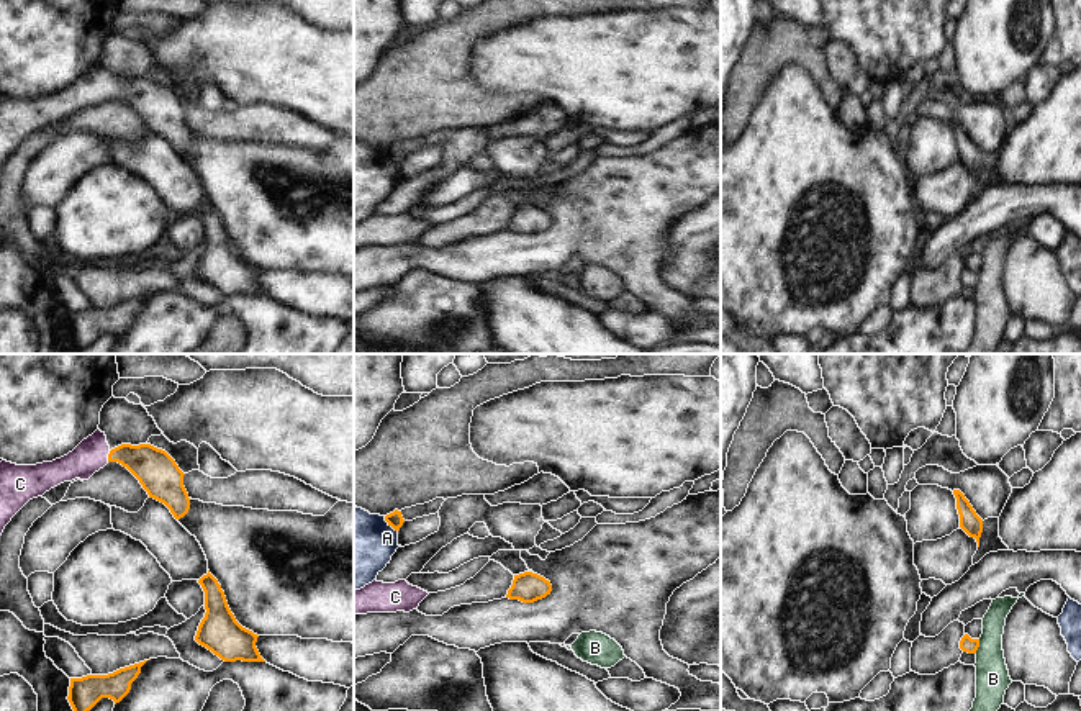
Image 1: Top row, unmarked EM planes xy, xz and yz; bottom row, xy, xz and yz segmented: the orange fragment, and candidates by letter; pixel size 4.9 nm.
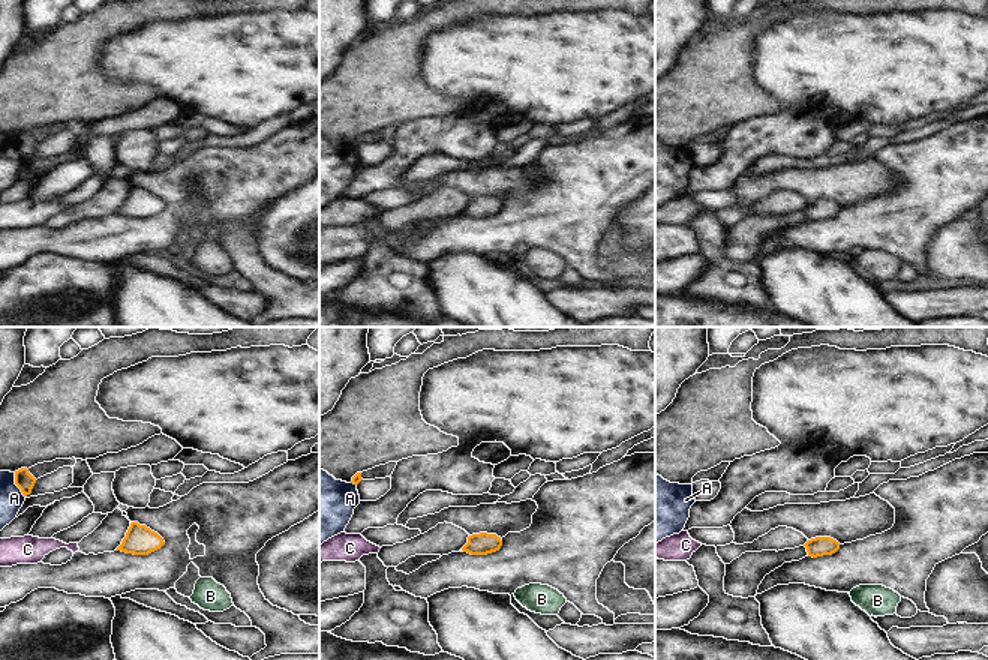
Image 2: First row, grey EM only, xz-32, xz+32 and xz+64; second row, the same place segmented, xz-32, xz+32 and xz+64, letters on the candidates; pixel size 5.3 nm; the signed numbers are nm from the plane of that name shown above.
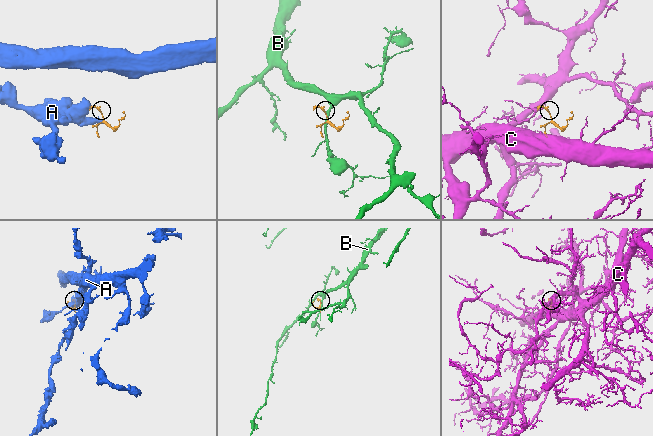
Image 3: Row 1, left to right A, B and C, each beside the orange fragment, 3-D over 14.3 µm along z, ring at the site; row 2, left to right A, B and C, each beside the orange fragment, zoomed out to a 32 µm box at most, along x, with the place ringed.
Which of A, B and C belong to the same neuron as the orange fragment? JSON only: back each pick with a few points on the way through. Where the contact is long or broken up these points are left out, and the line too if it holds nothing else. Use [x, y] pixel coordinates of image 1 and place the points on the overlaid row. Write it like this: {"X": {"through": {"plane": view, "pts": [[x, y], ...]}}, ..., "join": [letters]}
{"C": {"through": {"plane": "xy", "pts": [[156, 470], [130, 456], [108, 456], [92, 454]]}}, "join": ["C"]}

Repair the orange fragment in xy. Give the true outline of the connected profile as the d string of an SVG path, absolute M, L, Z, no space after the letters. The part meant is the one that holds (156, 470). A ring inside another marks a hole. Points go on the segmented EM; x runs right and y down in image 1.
M97 429L72 452L52 462L16 465L0 462L0 536L11 518L33 498L75 478L88 480L108 462L126 467L147 491L149 498L164 503L175 519L190 509L183 487L183 472L162 449L151 444L121 444L111 449L105 432Z

